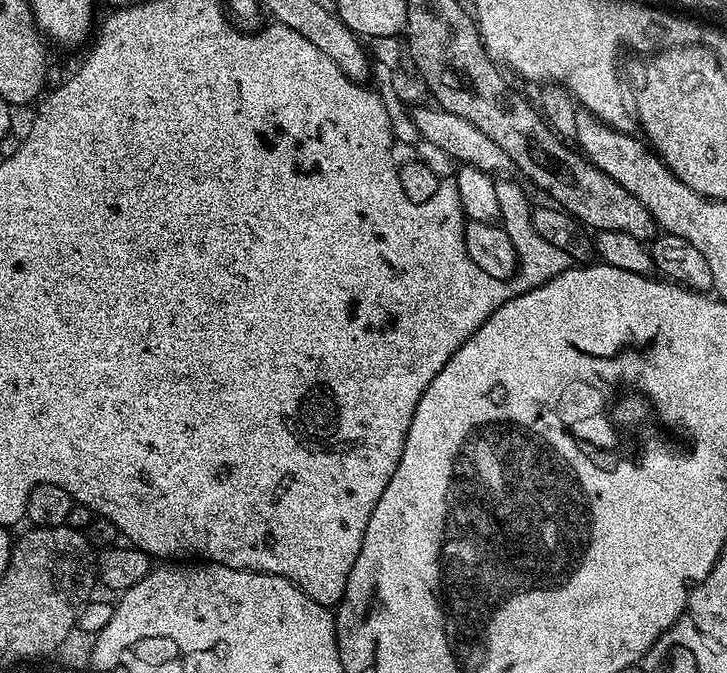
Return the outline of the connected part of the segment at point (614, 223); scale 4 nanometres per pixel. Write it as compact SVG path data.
M577 158L576 168L578 168L576 170L578 182L584 184L584 194L562 198L559 207L563 208L568 215L579 220L585 229L596 232L625 231L626 234L633 235L643 242L651 241L657 235L658 225L655 218L650 214L650 210L646 210L646 206L642 206L642 202L638 202L638 198L634 198L634 194L630 194L630 190L622 190L622 186L614 182L614 178L602 174L602 170L595 168L590 160L584 159L583 162L578 162Z

